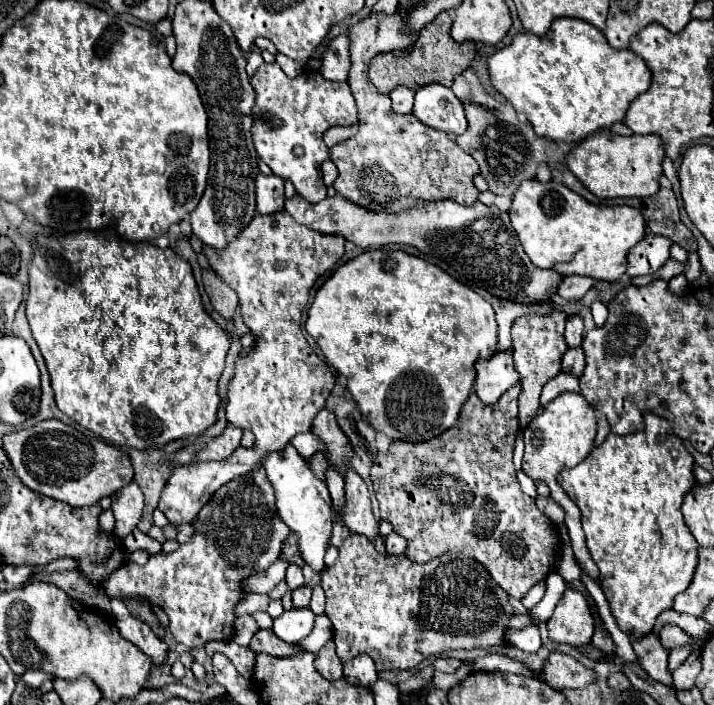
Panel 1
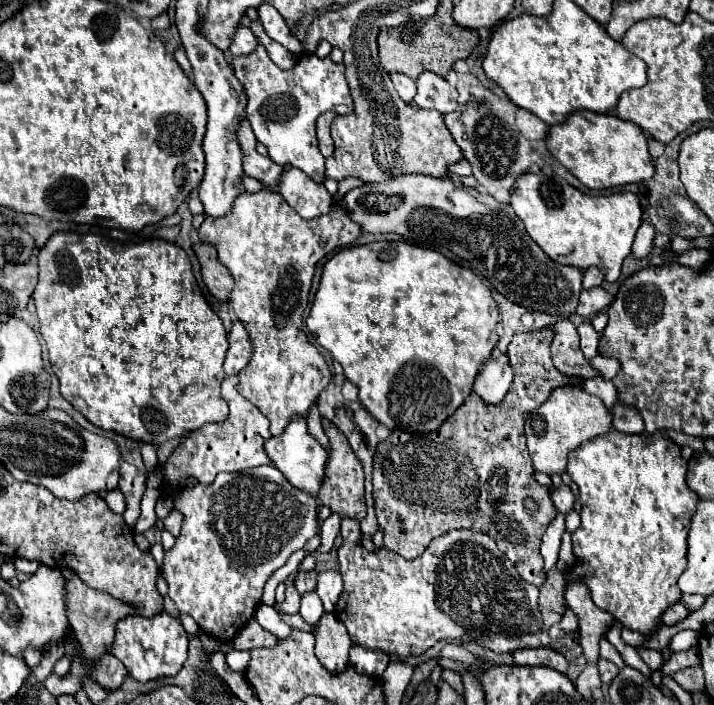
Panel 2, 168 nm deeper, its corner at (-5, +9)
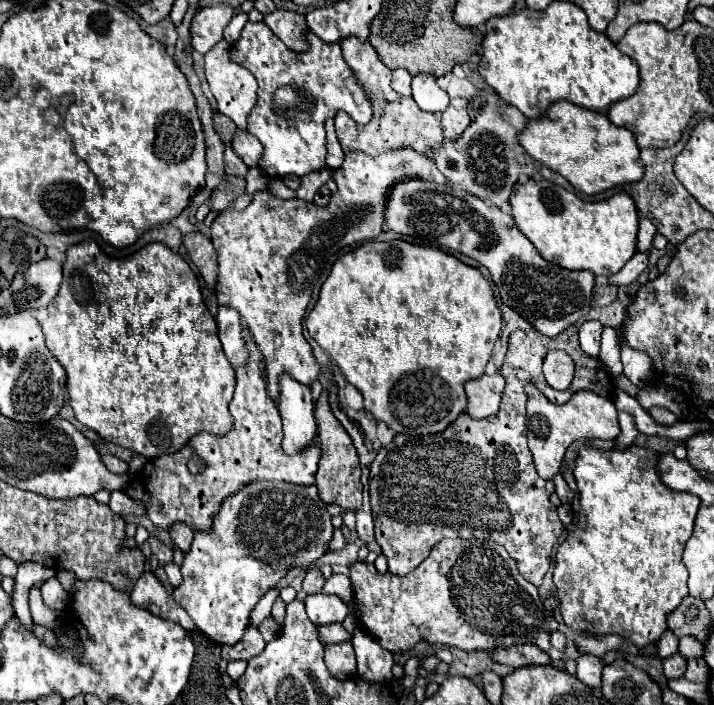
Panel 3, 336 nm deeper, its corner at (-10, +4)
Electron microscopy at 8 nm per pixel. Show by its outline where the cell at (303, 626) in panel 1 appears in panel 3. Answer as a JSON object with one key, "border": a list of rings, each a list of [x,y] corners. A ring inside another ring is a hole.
{"border":[[[316,594],[306,598],[306,612],[316,626],[334,624],[334,622],[344,622],[344,618],[348,616],[348,606],[336,596]]]}

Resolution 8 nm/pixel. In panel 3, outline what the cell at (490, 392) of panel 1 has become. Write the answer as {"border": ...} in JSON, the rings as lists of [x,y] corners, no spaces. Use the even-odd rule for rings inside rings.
{"border":[[[496,372],[494,376],[484,374],[482,378],[466,382],[466,396],[468,396],[466,412],[472,418],[494,416],[498,412],[504,388],[506,388],[506,380],[500,372]]]}

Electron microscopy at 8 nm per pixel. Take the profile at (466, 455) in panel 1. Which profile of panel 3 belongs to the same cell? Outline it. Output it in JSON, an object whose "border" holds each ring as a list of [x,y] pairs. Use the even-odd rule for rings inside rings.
{"border":[[[570,326],[568,330],[560,332],[554,338],[544,336],[536,330],[512,332],[508,354],[500,372],[504,374],[508,384],[506,384],[502,404],[496,416],[476,420],[468,414],[460,414],[452,422],[452,426],[448,426],[444,432],[434,434],[434,436],[412,438],[406,434],[396,434],[394,440],[376,454],[376,460],[372,462],[372,468],[370,468],[370,504],[372,504],[372,516],[374,516],[376,542],[382,548],[382,554],[388,558],[388,570],[392,574],[398,574],[398,576],[410,574],[422,560],[428,558],[430,550],[442,538],[460,536],[460,538],[492,540],[496,544],[502,544],[506,552],[514,558],[514,562],[518,564],[520,574],[534,586],[542,586],[544,576],[552,562],[552,548],[558,542],[560,534],[564,532],[564,524],[560,522],[556,514],[556,506],[550,502],[554,484],[552,480],[544,480],[536,474],[534,460],[526,444],[528,394],[524,392],[524,386],[532,384],[550,402],[564,404],[578,390],[590,390],[590,392],[610,398],[614,394],[614,380],[598,358],[590,358],[588,354],[580,350],[576,326]],[[552,350],[564,350],[576,362],[574,382],[564,392],[554,390],[542,374],[542,362],[546,354]]]}

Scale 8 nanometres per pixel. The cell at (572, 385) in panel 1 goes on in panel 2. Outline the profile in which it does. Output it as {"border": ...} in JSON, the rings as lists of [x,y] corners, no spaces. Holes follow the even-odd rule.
{"border":[[[597,355],[597,357],[591,359],[591,365],[595,369],[599,369],[605,379],[613,379],[617,375],[617,371],[619,371],[619,359],[613,359],[613,357],[601,357],[601,355]]]}

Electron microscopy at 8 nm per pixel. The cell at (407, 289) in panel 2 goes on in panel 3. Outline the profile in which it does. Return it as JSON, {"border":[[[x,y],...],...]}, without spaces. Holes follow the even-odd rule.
{"border":[[[394,240],[394,242],[366,242],[358,246],[356,250],[344,254],[342,258],[336,260],[336,264],[330,270],[330,276],[322,284],[320,298],[312,312],[306,318],[306,328],[308,334],[324,348],[324,352],[336,362],[340,372],[344,372],[344,378],[356,386],[362,396],[364,396],[364,410],[372,412],[378,422],[384,422],[392,432],[404,432],[410,436],[428,436],[428,434],[438,434],[446,430],[460,412],[466,410],[466,392],[464,384],[468,380],[480,378],[484,374],[484,368],[490,360],[490,354],[494,350],[496,340],[500,338],[502,332],[502,312],[496,306],[494,292],[486,278],[478,272],[478,268],[472,268],[454,256],[436,250],[436,248],[424,248],[424,246],[414,246],[404,240]]]}

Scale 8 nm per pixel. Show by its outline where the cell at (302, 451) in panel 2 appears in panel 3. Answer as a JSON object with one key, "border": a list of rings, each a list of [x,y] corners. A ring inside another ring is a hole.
{"border":[[[292,378],[280,380],[280,406],[284,440],[282,450],[286,454],[298,454],[312,446],[318,438],[318,426],[314,420],[314,402],[310,388],[300,386]]]}

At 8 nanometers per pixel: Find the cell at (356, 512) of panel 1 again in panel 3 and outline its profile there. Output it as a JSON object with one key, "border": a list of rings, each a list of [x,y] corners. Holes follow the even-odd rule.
{"border":[[[322,392],[322,398],[316,402],[314,416],[318,422],[318,438],[320,438],[320,448],[322,448],[322,456],[320,456],[318,472],[316,472],[318,494],[324,504],[338,504],[344,512],[360,510],[362,508],[362,482],[360,482],[362,470],[358,464],[358,454],[346,430],[336,422],[334,414],[328,410],[328,398],[324,392]]]}

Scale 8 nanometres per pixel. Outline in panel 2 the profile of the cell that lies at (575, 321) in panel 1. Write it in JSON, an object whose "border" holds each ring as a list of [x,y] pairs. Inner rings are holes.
{"border":[[[593,287],[581,293],[579,297],[579,305],[577,305],[577,315],[581,317],[591,317],[597,315],[601,309],[605,309],[611,303],[611,295],[601,289],[601,287]]]}

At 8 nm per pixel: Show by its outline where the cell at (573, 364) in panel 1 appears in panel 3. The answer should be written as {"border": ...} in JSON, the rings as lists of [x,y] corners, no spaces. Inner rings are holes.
{"border":[[[584,322],[580,326],[580,346],[592,358],[598,358],[600,354],[600,334],[602,334],[600,322]]]}

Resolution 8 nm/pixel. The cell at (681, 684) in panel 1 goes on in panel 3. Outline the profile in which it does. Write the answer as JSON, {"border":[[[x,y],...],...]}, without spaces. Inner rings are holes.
{"border":[[[674,654],[664,660],[664,674],[666,678],[682,678],[686,670],[686,658],[682,654]]]}

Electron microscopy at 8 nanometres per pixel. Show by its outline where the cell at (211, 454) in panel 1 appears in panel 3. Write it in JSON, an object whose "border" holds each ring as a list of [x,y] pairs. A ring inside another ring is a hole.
{"border":[[[246,332],[246,342],[250,348],[248,366],[236,370],[236,388],[230,402],[230,412],[234,416],[234,426],[224,436],[214,436],[210,432],[198,432],[190,442],[176,454],[160,456],[148,460],[140,474],[134,476],[132,484],[124,490],[134,500],[142,500],[148,510],[148,518],[160,526],[168,528],[172,522],[186,522],[192,530],[208,530],[212,516],[220,508],[220,502],[234,494],[244,482],[252,480],[284,480],[292,484],[312,484],[320,446],[310,446],[304,454],[288,458],[280,450],[282,442],[282,424],[280,414],[272,400],[268,400],[264,374],[262,374],[262,356],[256,350],[252,334]],[[192,456],[198,456],[206,466],[202,472],[192,474],[188,462]]]}

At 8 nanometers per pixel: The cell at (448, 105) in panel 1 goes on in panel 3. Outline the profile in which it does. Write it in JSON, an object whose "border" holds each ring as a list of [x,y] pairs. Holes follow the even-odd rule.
{"border":[[[418,74],[412,80],[412,98],[418,104],[420,110],[424,112],[442,112],[448,108],[450,98],[448,94],[436,84],[434,76],[428,74]]]}

